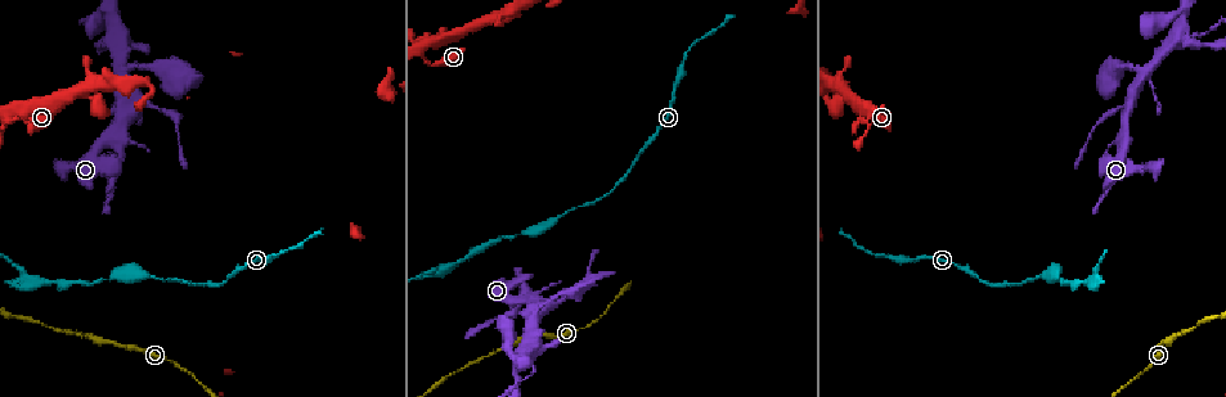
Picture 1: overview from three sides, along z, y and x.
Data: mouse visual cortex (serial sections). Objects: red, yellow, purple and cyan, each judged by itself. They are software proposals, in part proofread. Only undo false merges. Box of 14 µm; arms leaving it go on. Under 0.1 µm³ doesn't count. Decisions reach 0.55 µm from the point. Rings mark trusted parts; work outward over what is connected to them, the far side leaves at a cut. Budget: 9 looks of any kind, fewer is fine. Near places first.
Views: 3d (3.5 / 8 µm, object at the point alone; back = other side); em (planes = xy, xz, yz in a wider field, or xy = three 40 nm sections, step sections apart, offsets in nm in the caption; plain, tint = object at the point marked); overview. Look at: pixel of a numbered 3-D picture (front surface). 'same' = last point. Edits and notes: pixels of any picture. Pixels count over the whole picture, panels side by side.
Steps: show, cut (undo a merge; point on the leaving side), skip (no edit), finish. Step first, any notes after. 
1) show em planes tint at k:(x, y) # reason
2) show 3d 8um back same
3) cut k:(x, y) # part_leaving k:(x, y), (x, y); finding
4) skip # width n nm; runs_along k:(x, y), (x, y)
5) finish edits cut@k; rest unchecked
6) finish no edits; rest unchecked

show 3d 3.5um at 1:(1125, 167) # abrupt turn

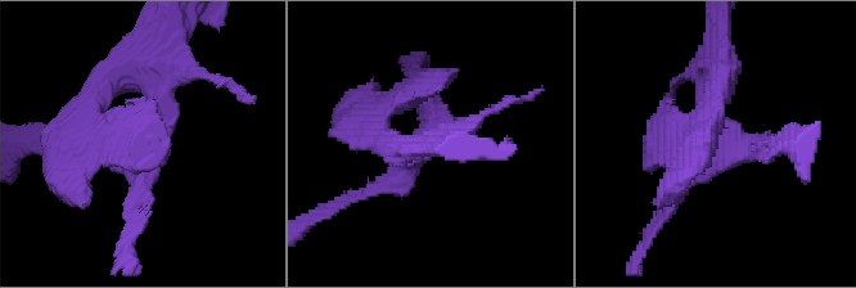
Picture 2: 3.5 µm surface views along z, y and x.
show em xy step 5 tint same

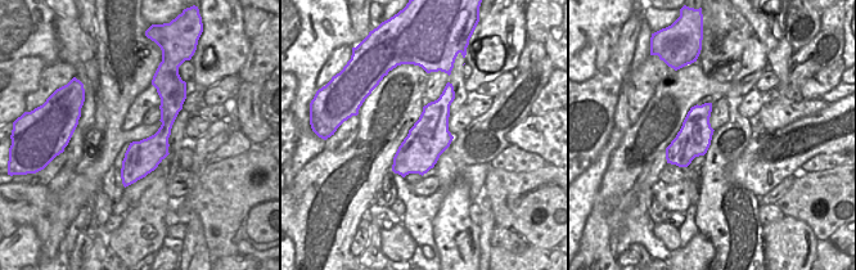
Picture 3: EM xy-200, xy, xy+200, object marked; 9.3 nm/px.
skip # runs_along 3:(161, 90), (167, 125), (126, 181); one cell here

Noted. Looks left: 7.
show 3d 8um at 1:(21, 270) # thick turns thin

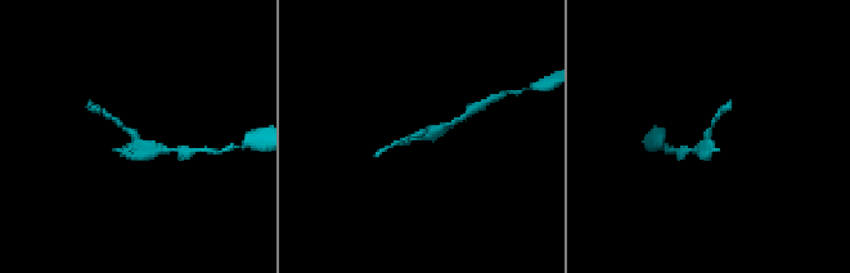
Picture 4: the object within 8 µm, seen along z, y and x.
show em xy step 5 tint at 4:(710, 135) # need the tissue

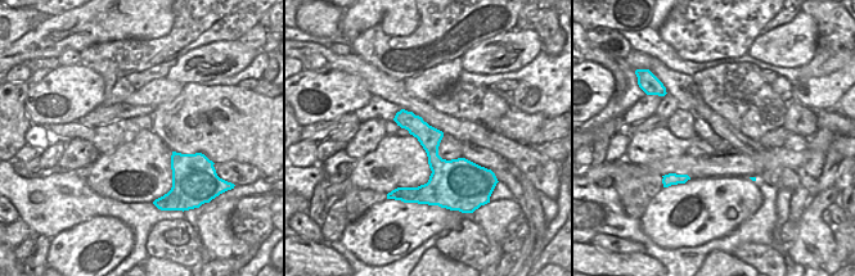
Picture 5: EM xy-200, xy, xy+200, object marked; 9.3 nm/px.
skip # runs_along 5:(403, 113), (436, 162), (421, 193); continuous, no second cell

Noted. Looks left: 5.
show 3d 8um at 1:(881, 115) # three arms meet

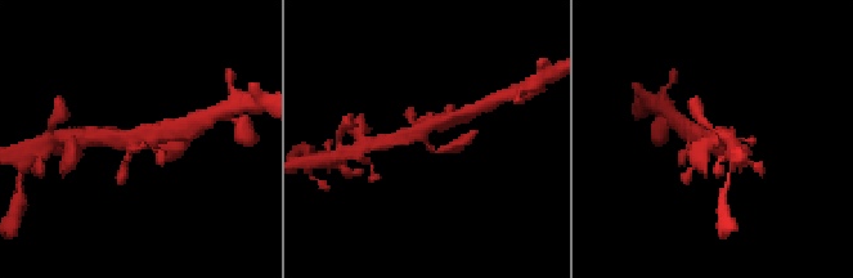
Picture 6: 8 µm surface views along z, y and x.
show em xy step 3 tint at 6:(425, 142) # need the tissue

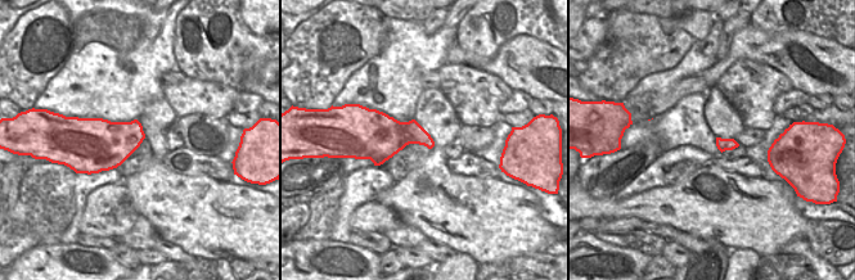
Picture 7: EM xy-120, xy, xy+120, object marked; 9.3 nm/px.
skip # width 240 nm; one cell here

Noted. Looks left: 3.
show 3d 3.5um at 1:(1139, 75) # three-way junction

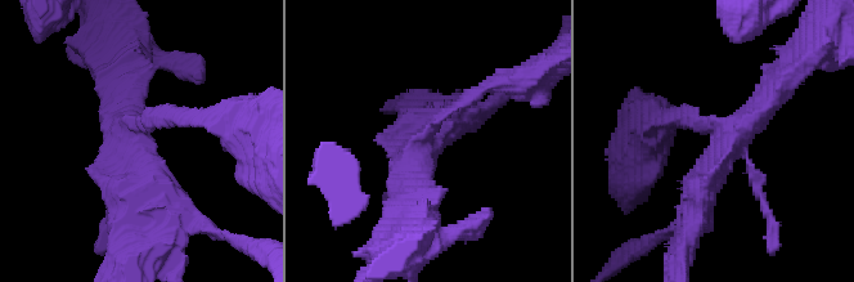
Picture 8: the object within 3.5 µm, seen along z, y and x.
show em xy step 3 tint at 8:(133, 148)

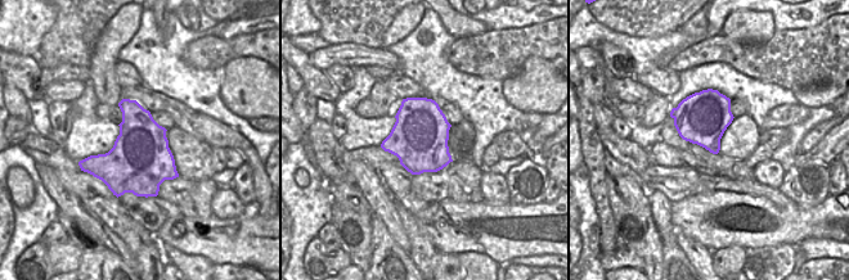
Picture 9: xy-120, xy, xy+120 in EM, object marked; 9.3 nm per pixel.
show em xy step 1 tint same # cut it another way

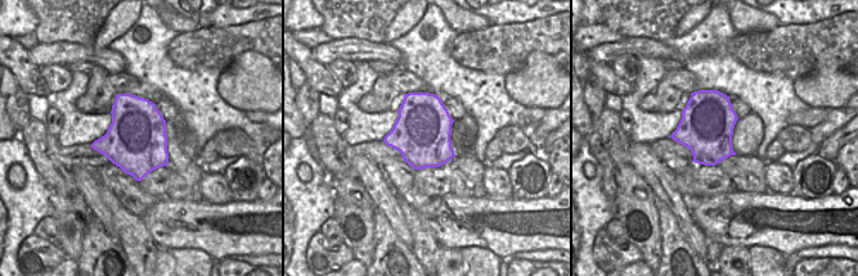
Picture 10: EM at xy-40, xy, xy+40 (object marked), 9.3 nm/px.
skip # runs_along 8:(695, 223), (724, 147), (783, 80); all the same cell

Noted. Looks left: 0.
finish no edits; rest unchecked

